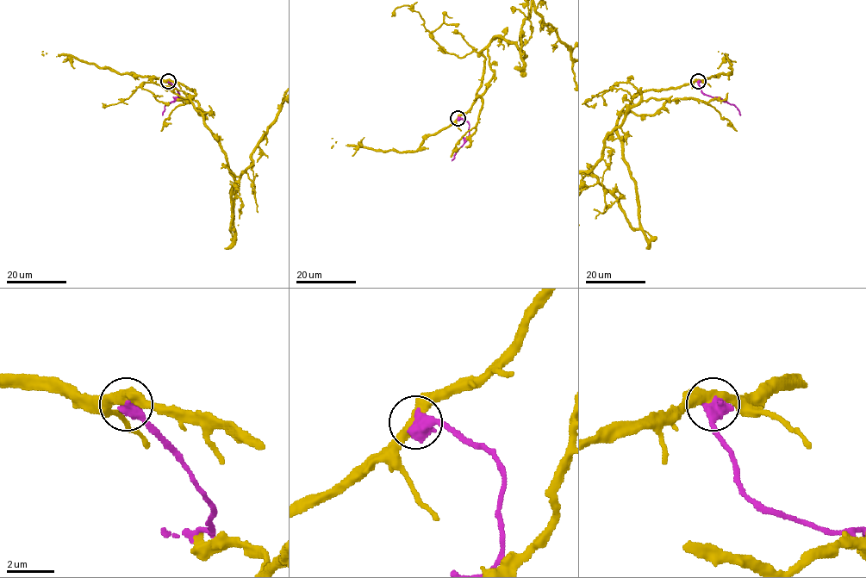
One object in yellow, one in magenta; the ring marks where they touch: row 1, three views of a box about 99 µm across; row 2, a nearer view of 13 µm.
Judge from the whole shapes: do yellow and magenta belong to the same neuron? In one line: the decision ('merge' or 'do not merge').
do not merge

